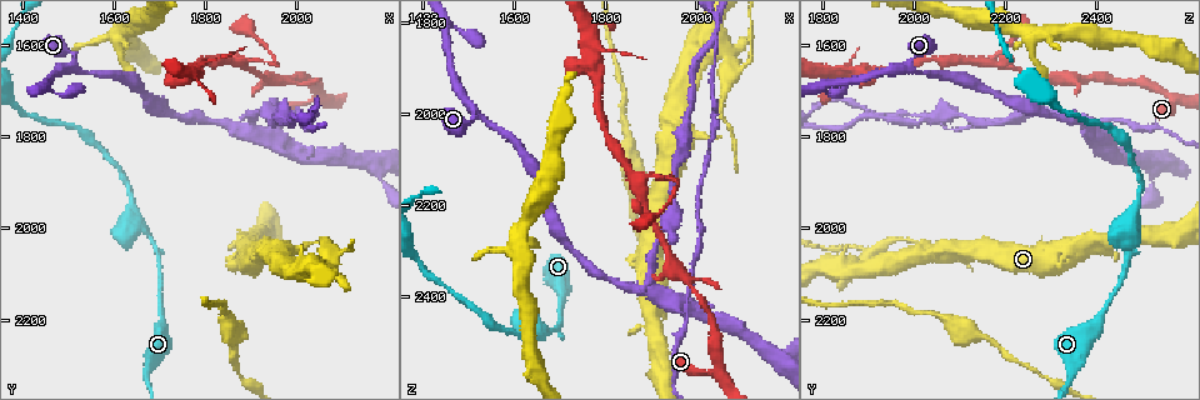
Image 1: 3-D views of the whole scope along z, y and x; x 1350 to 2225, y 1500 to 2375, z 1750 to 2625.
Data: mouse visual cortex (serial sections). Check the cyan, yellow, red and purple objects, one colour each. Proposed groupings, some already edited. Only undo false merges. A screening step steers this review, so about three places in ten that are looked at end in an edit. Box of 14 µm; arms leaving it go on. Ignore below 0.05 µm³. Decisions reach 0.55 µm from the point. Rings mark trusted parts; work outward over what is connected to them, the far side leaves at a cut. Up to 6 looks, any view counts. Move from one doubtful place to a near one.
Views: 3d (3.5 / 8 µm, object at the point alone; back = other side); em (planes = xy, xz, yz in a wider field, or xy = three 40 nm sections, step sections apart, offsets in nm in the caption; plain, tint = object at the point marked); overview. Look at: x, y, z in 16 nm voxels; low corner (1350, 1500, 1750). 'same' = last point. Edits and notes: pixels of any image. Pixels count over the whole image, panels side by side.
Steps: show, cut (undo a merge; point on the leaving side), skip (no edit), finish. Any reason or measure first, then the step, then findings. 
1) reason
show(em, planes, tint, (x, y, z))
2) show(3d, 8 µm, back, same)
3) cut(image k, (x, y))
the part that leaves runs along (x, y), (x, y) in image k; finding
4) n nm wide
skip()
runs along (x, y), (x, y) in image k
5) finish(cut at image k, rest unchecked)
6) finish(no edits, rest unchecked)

abrupt turn
show(3d, 3.5 µm, (1955, 1645, 2155))

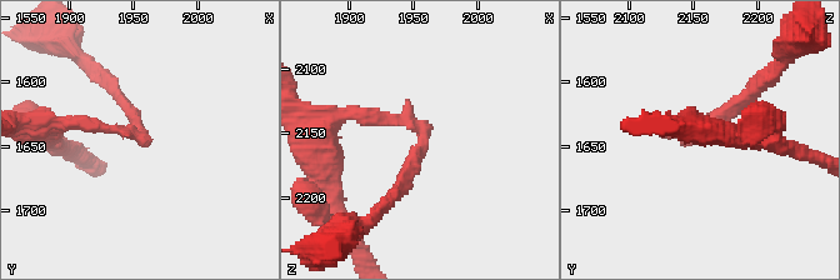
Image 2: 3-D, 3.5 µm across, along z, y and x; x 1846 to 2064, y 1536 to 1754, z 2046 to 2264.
arms of 150, 200 nm; need the tissue
show(em, xy, step 1, tint, (1958, 1642, 2150))

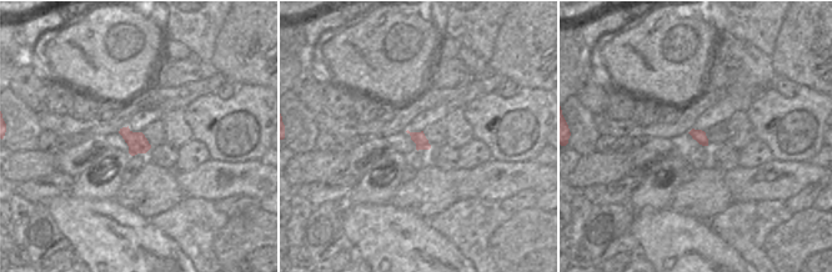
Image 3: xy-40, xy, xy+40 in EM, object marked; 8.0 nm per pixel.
skip()
runs along (346, 115), (423, 131), (396, 193) in image 2; continuous, no second cell

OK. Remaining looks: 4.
show(3d, 3.5 µm, back, (1515, 1640, 1990))

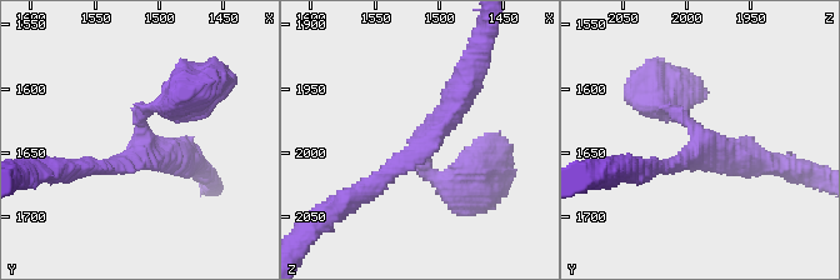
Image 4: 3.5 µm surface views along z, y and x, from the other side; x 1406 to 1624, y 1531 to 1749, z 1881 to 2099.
skip()
one cell here

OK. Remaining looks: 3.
abrupt turn
show(3d, 3.5 µm, (1665, 1995, 2470))

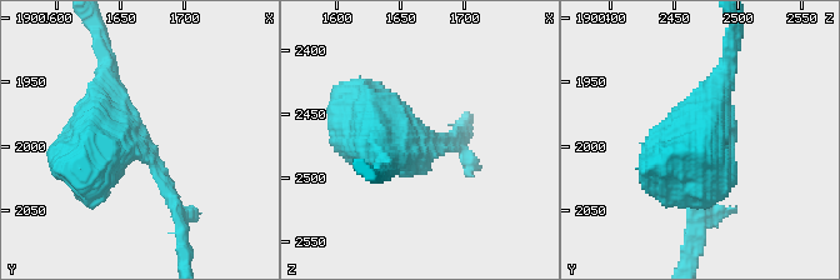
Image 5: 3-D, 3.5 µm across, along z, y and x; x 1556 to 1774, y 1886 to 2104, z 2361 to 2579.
show(em, xy, step 5, plain, (1660, 2000, 2470))

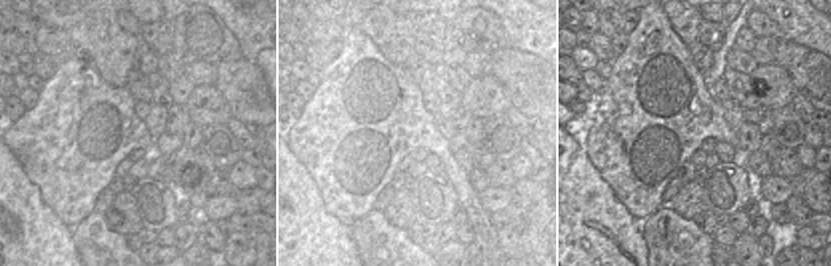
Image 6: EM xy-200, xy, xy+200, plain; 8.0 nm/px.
show(em, xy, step 5, tint, same)

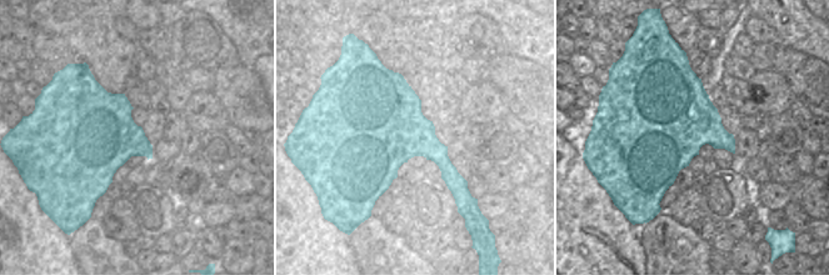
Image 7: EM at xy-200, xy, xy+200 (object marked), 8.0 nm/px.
650 nm wide
skip()
runs along (169, 191), (103, 119), (106, 61) in image 5; one cell here

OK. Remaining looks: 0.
finish(no edits, rest unchecked)

